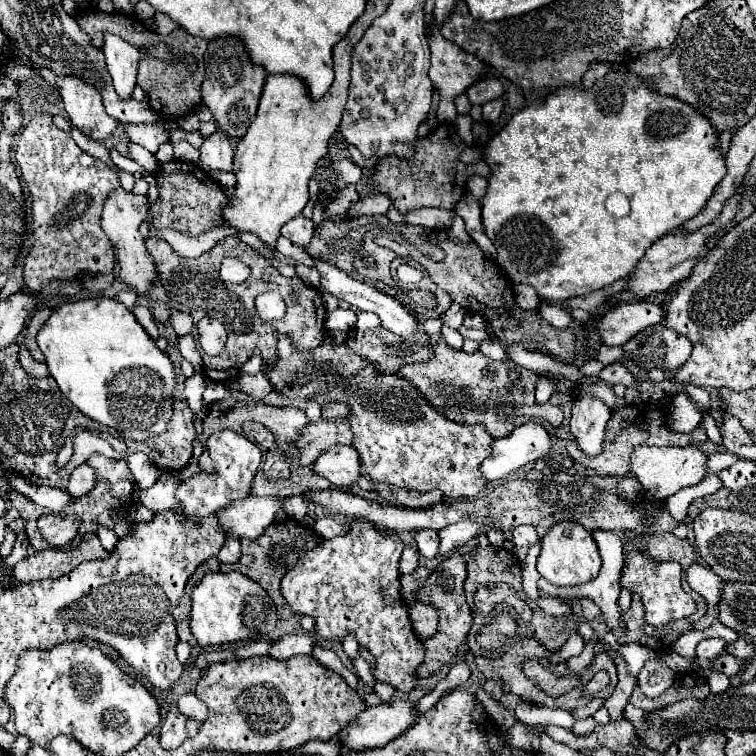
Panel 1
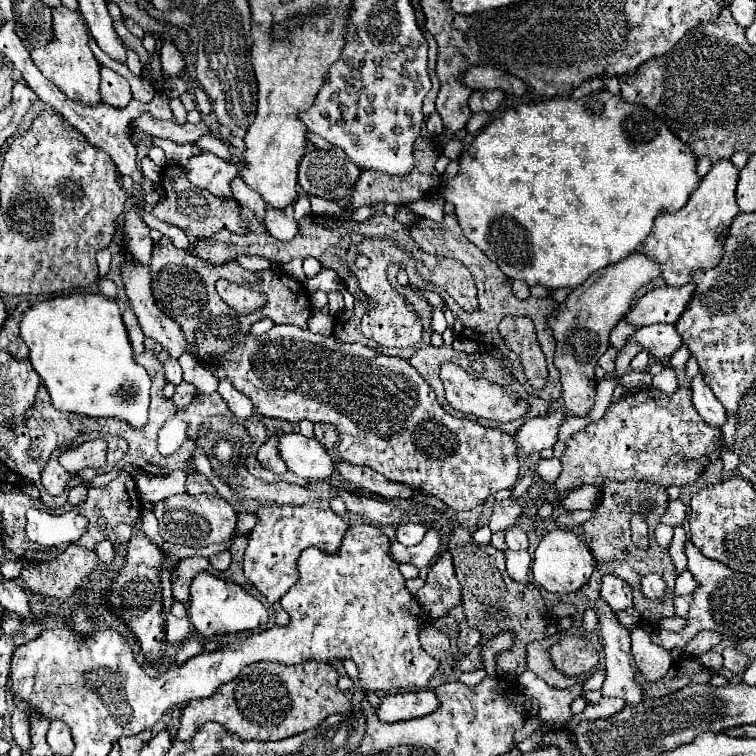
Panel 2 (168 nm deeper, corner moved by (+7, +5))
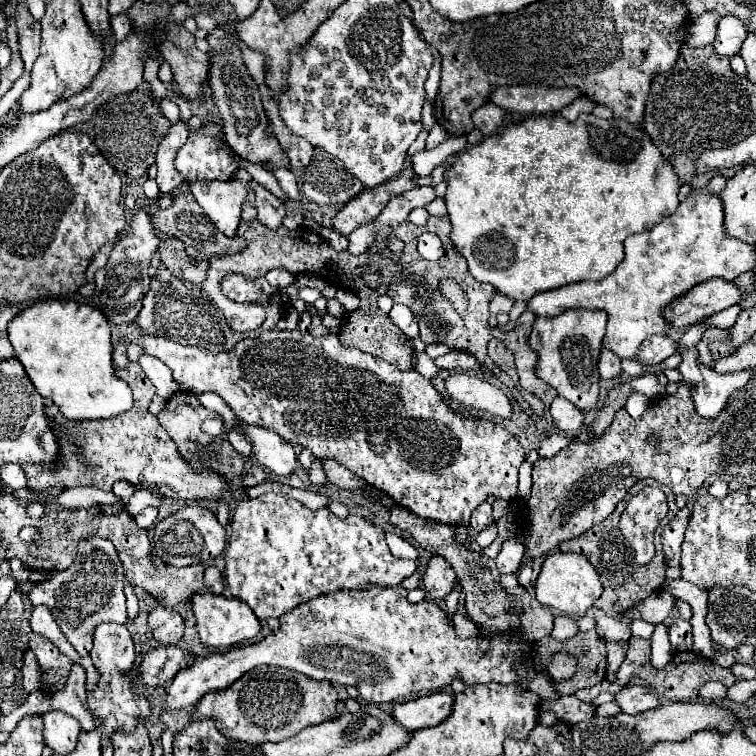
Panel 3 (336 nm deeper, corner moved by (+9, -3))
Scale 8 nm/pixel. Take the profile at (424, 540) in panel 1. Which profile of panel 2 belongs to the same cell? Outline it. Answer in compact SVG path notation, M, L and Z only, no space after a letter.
M407 521L407 523L397 525L397 529L395 529L395 539L397 539L401 545L411 547L411 545L417 545L417 543L425 537L425 533L427 533L427 527L425 527L425 525Z

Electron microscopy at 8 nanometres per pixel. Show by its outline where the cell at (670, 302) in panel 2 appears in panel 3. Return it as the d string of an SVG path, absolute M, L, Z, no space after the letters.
M709 279L693 287L689 293L677 297L677 301L669 303L669 307L665 307L661 313L671 329L681 329L699 323L705 317L723 311L725 307L731 307L739 301L741 293L731 281Z

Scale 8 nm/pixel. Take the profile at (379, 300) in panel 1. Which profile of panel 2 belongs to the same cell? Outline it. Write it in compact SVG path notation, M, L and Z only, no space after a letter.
M321 269L321 273L313 279L307 279L305 287L309 291L325 291L325 293L331 293L331 291L339 291L341 287L341 281L337 277L335 271L331 269Z

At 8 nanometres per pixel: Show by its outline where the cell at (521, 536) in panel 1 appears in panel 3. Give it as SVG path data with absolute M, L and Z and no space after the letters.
M511 537L503 543L501 553L497 555L495 563L501 573L517 573L523 555L525 555L525 547L519 543L517 537Z

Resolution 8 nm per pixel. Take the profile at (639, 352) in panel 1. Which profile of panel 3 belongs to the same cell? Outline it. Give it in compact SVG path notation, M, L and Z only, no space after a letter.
M653 335L641 343L641 351L637 355L637 361L643 365L657 365L663 359L671 357L677 351L677 343L669 339L667 335Z

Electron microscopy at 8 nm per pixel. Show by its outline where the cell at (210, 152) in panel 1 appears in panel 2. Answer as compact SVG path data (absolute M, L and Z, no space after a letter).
M205 151L199 157L191 157L185 167L187 179L199 187L213 193L217 199L231 197L231 181L237 177L237 165L219 159L217 155Z

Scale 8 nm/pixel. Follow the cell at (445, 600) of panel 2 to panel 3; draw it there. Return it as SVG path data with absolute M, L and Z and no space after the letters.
M433 555L423 575L423 589L429 593L431 599L445 599L453 591L453 587L455 571L443 557Z

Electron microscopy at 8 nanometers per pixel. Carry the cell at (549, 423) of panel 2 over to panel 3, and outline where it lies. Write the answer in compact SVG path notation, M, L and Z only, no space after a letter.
M557 397L550 406L550 412L553 417L555 429L567 435L573 435L579 431L583 425L583 413L567 399Z

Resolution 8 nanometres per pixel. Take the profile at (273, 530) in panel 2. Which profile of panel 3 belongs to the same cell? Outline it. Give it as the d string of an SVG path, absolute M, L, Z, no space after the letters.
M267 493L257 499L243 499L237 503L231 519L229 547L225 549L225 577L231 595L245 601L255 611L259 621L281 617L299 603L335 589L365 589L367 583L393 587L415 571L417 561L405 561L391 555L385 543L385 531L381 527L375 527L373 523L355 515L337 519L329 509L311 511L299 501L277 493Z

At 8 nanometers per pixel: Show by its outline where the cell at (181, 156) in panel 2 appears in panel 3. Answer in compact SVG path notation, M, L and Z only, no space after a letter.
M205 125L199 129L199 133L191 133L189 141L177 151L175 169L185 177L187 183L195 179L227 181L239 169L237 163L219 145L219 135L221 127Z

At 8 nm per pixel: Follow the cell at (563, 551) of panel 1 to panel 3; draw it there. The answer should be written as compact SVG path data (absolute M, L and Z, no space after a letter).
M555 551L555 553L549 553L541 565L541 571L535 583L535 595L537 595L537 601L545 607L551 607L567 615L583 615L601 595L601 581L593 565L587 561L587 557L581 557L579 553Z

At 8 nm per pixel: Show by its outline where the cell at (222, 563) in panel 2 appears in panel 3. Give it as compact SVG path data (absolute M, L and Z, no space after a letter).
M209 565L205 569L205 585L211 593L215 595L221 595L223 589L225 589L225 583L223 583L223 573L215 567L215 565Z

